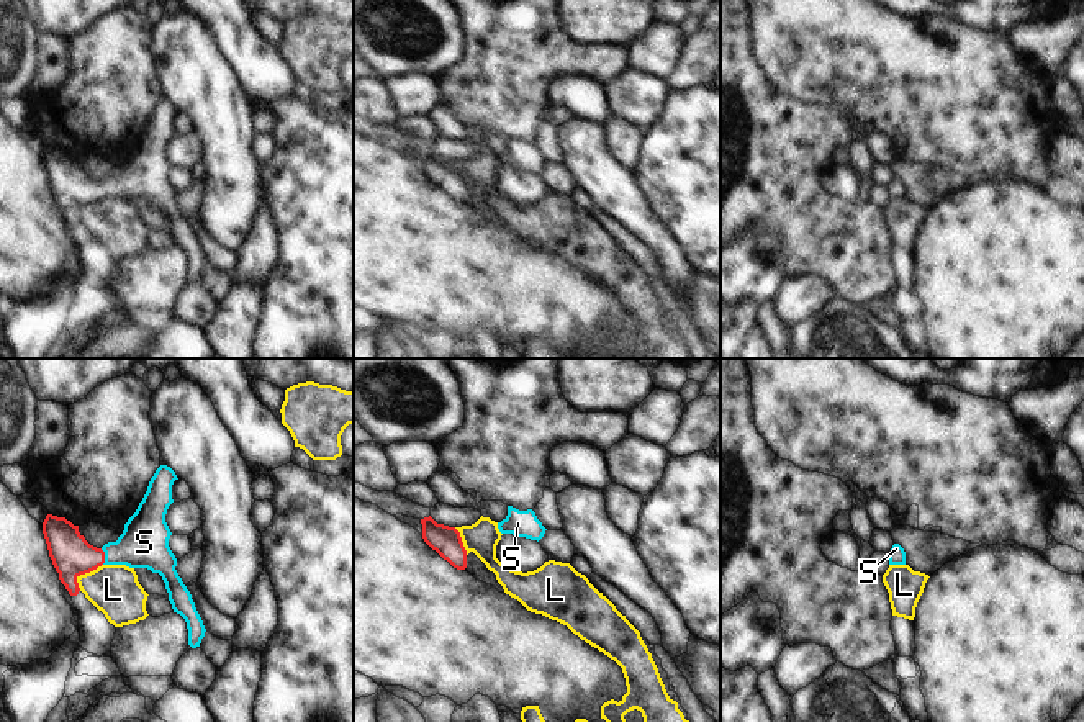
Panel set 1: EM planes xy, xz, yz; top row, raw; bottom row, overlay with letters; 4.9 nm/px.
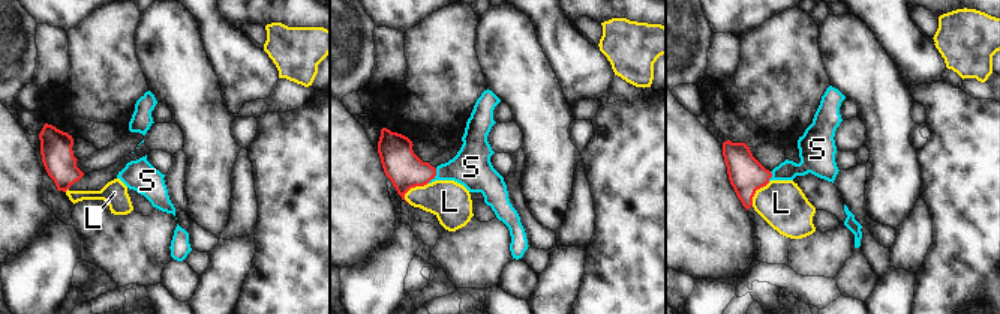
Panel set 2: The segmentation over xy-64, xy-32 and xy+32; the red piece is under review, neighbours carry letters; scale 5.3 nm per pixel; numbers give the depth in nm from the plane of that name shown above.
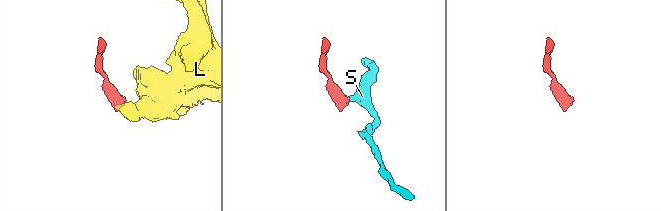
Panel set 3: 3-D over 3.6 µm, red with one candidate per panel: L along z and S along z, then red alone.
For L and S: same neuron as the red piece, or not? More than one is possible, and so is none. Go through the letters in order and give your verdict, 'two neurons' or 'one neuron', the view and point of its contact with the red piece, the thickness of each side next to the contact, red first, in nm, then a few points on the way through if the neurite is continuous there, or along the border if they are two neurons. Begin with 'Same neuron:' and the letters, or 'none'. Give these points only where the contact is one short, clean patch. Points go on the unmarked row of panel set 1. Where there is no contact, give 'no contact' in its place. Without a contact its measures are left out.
Same neuron: S
L: two neurons; contact xy (84, 207); calibres 200 and 240 nm; border xy (102, 197), (77, 212), (79, 223)
S: one neuron; contact xy (103, 190); calibres 200 and 240 nm; way xy (72, 189), (103, 190), (144, 175)

